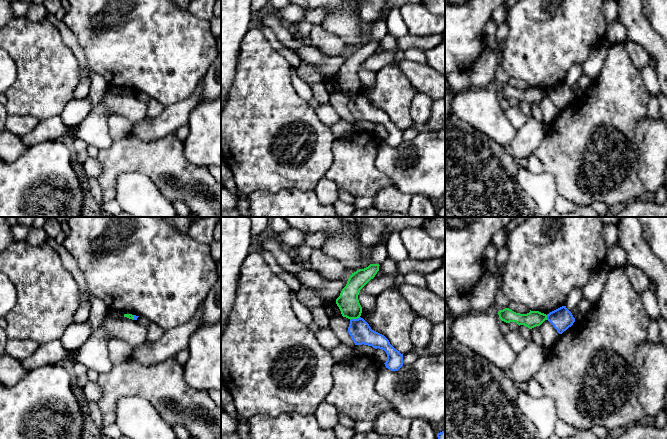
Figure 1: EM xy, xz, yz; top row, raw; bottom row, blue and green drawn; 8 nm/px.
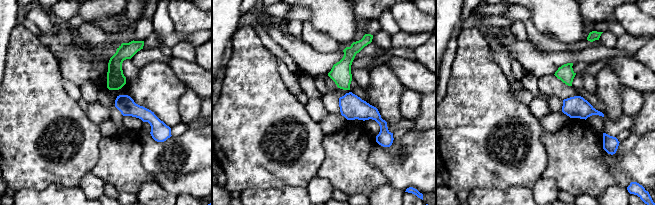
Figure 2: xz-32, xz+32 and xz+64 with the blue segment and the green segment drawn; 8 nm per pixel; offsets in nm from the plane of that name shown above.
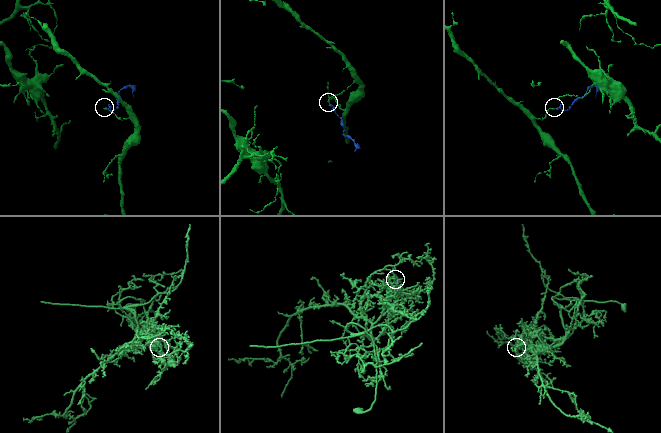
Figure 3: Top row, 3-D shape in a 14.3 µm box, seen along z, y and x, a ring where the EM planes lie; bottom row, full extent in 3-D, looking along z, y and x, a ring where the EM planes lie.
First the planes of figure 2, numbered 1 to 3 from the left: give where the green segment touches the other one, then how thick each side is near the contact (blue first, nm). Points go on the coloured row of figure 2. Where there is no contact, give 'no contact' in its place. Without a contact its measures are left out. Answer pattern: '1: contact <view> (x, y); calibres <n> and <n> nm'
1: no contact
2: no contact
3: no contact

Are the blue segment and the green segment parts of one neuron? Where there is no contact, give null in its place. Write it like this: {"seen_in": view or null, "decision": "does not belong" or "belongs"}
{"seen_in": "xz", "decision": "does not belong"}

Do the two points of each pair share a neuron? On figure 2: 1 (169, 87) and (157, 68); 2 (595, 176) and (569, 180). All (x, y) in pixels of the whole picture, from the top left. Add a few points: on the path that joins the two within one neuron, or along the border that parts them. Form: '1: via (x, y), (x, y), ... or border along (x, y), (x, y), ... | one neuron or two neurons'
1: via (164, 82), (157, 73) | one neuron
2: via (589, 176), (575, 176) | one neuron

